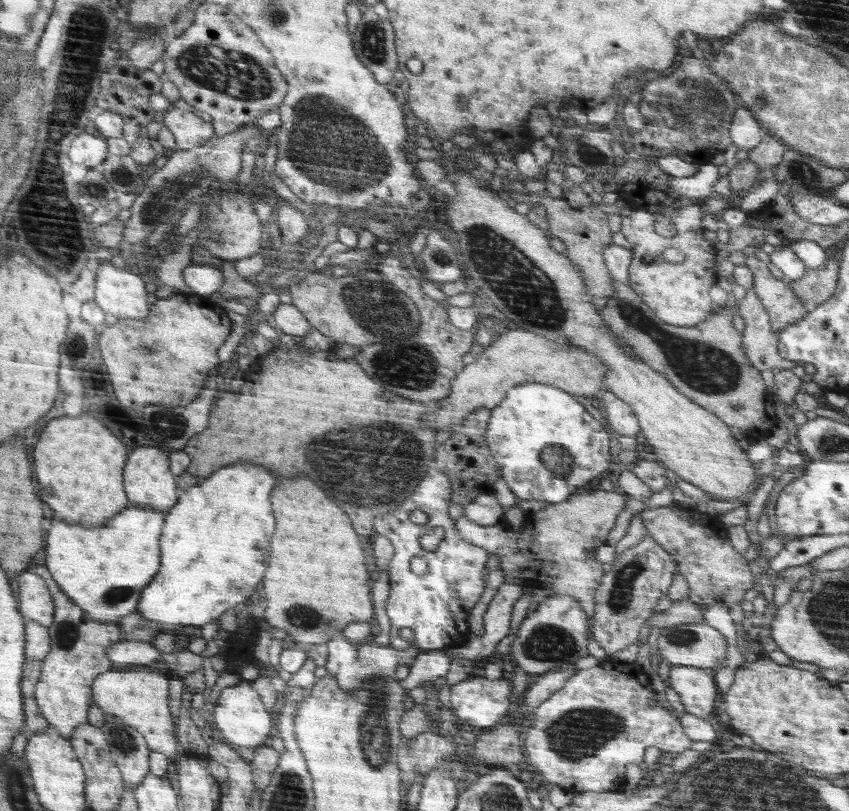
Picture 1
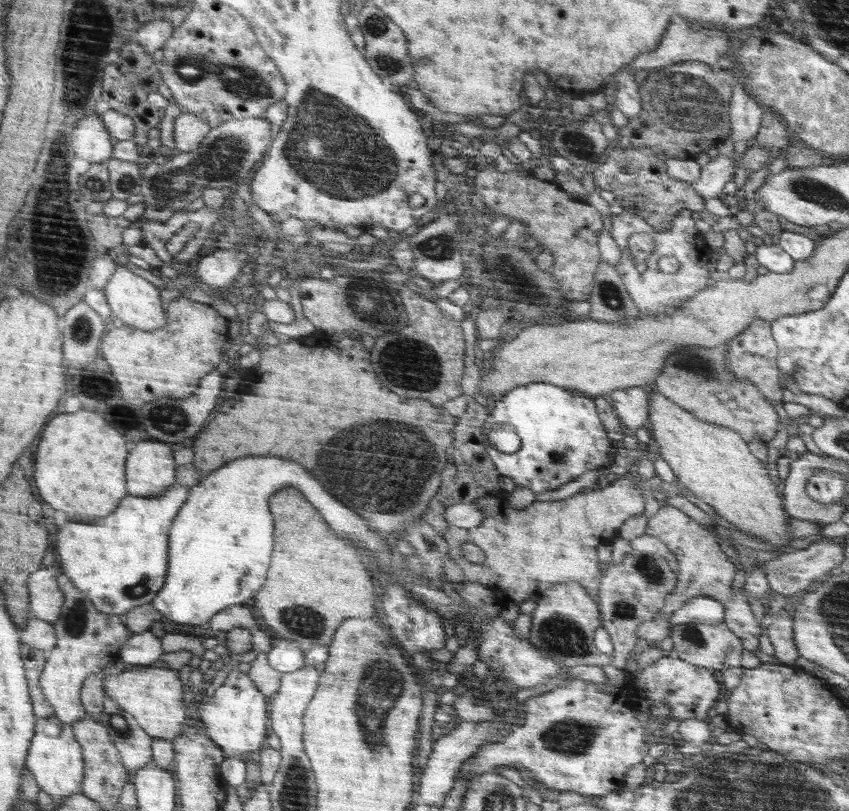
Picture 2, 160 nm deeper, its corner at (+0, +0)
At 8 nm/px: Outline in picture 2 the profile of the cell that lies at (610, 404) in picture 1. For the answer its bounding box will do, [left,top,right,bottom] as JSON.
[607,387,649,433]

